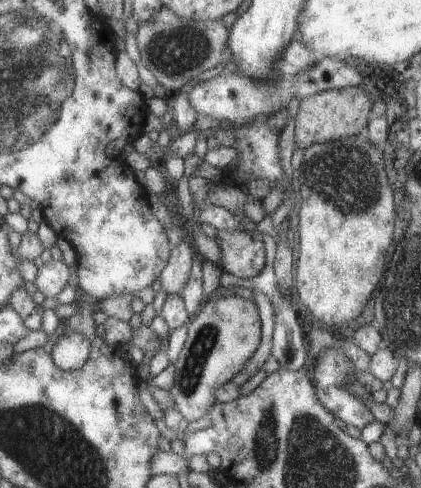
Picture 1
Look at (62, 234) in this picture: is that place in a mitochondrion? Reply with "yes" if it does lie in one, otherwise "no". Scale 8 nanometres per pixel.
no

